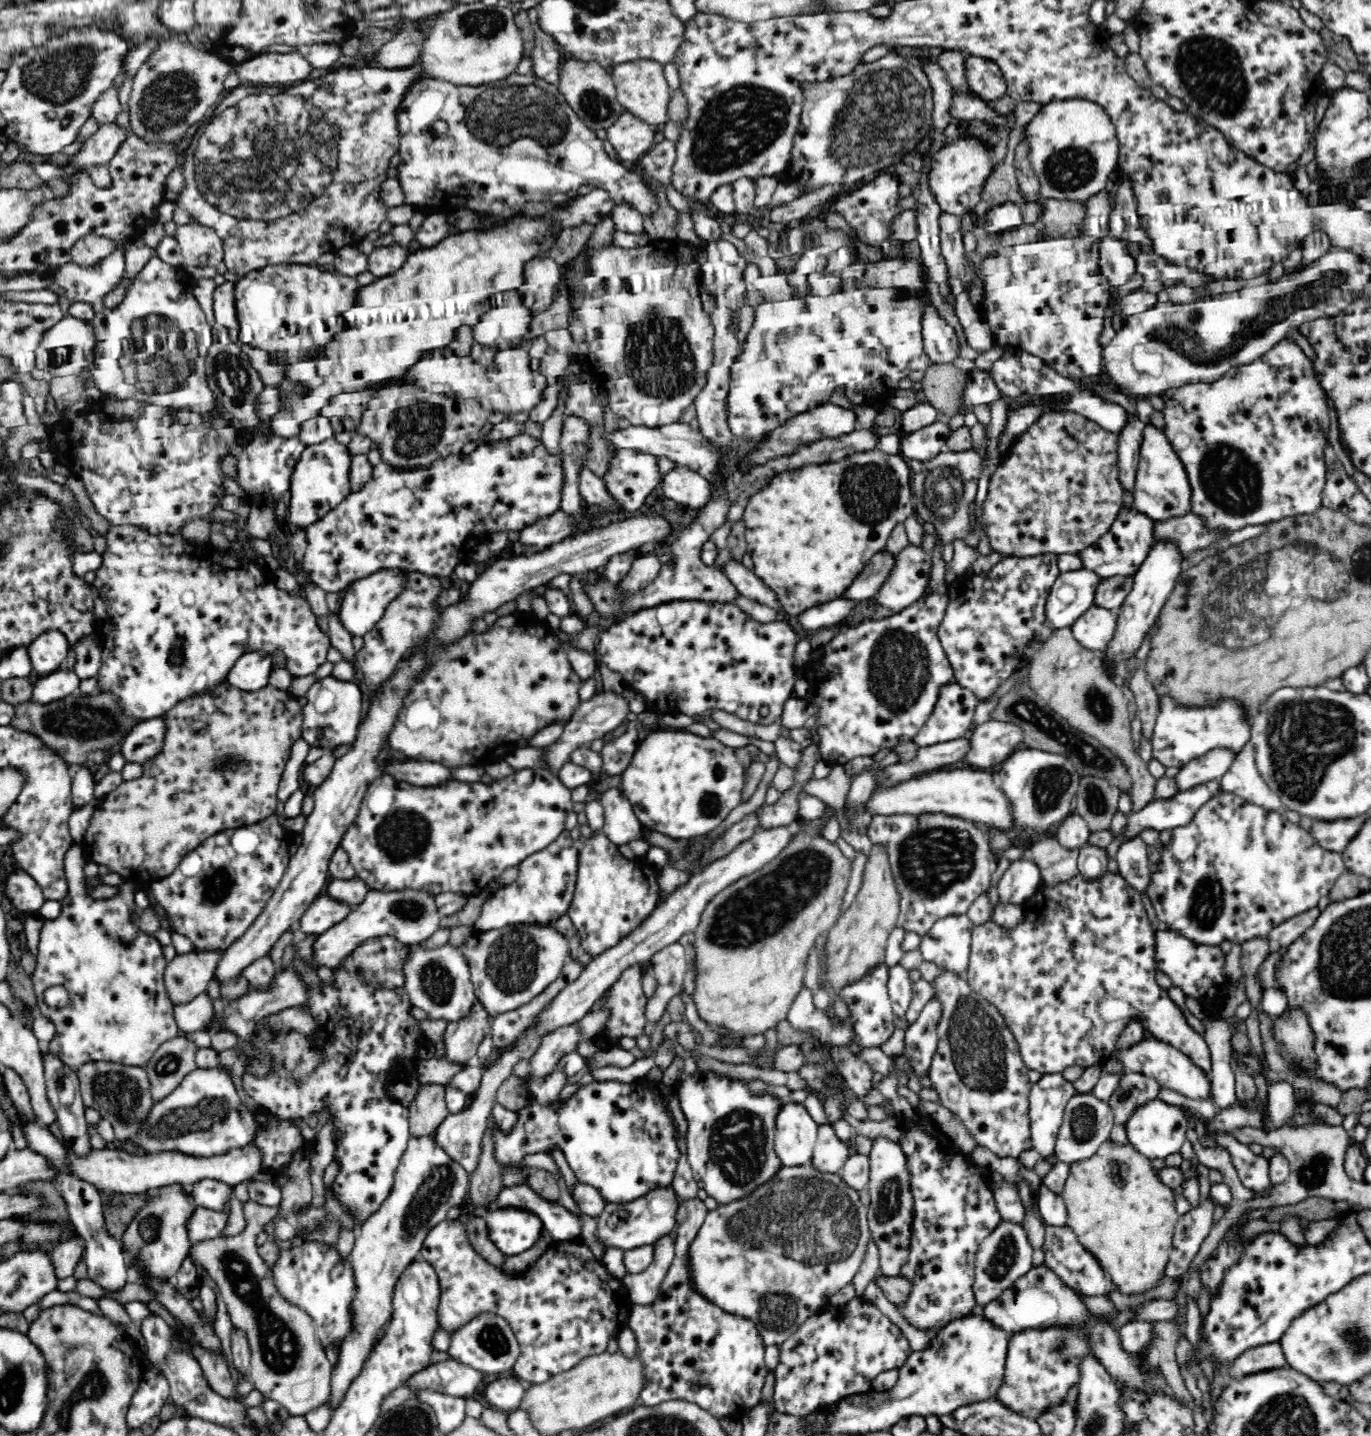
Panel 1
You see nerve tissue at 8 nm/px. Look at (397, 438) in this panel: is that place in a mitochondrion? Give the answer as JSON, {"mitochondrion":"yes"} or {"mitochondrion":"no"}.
{"mitochondrion":"yes"}

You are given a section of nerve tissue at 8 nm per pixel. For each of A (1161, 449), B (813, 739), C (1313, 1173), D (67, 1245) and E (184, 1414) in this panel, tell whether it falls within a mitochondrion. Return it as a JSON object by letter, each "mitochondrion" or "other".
{"A":"other","B":"other","C":"mitochondrion","D":"other","E":"other"}

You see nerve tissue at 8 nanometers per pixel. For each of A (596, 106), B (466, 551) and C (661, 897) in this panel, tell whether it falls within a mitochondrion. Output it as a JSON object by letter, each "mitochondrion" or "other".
{"A":"mitochondrion","B":"other","C":"other"}

